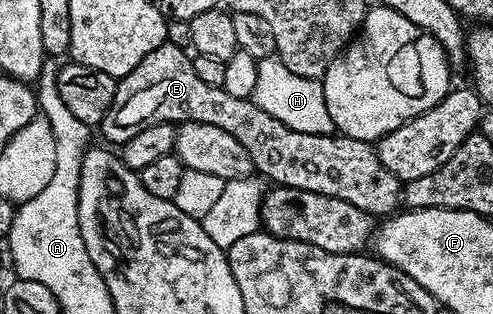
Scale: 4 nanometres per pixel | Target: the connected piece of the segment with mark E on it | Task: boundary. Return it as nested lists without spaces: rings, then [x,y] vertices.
[[[165,43],[149,51],[149,55],[145,55],[145,59],[141,59],[141,63],[137,63],[137,67],[129,71],[129,75],[118,78],[113,103],[109,111],[105,111],[105,119],[101,123],[104,139],[112,141],[112,143],[107,143],[115,147],[122,146],[124,141],[133,139],[133,135],[154,125],[185,121],[213,123],[213,127],[221,127],[221,131],[229,131],[229,135],[233,135],[233,139],[237,139],[237,143],[241,143],[241,147],[249,151],[252,170],[260,178],[268,177],[276,186],[313,191],[317,195],[329,195],[333,199],[345,199],[345,203],[353,203],[353,207],[372,215],[380,215],[379,213],[391,215],[400,208],[401,182],[399,177],[382,166],[381,159],[377,159],[372,142],[330,133],[317,135],[316,133],[293,131],[285,127],[281,119],[273,119],[269,111],[261,111],[261,107],[257,107],[254,100],[229,95],[229,91],[225,91],[223,87],[209,87],[209,83],[204,83],[197,76],[197,71],[193,71],[191,59],[192,54],[186,48]]]

